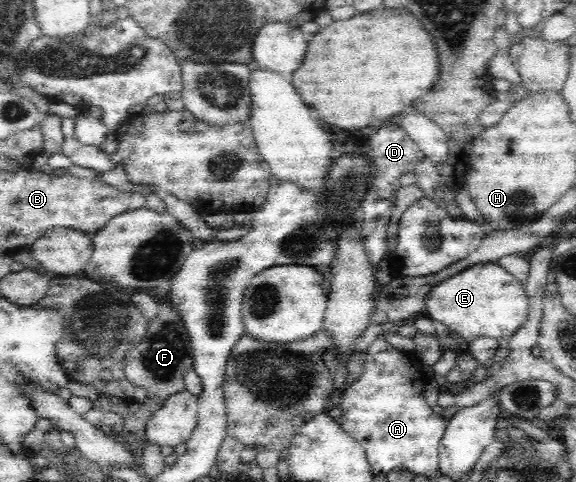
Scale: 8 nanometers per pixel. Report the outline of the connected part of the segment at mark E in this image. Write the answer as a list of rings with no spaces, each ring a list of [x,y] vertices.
[[[498,263],[474,264],[442,284],[436,284],[426,300],[423,314],[455,330],[466,342],[482,336],[508,340],[516,332],[522,333],[529,322],[530,299],[525,284]]]

